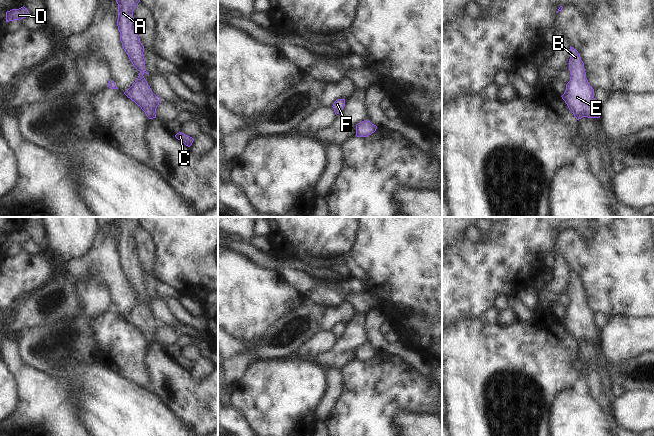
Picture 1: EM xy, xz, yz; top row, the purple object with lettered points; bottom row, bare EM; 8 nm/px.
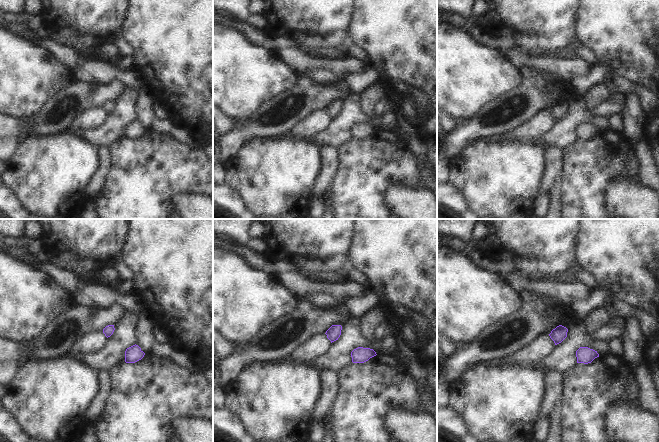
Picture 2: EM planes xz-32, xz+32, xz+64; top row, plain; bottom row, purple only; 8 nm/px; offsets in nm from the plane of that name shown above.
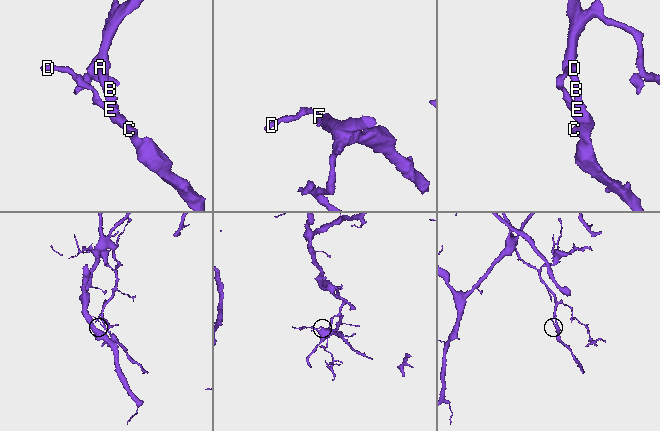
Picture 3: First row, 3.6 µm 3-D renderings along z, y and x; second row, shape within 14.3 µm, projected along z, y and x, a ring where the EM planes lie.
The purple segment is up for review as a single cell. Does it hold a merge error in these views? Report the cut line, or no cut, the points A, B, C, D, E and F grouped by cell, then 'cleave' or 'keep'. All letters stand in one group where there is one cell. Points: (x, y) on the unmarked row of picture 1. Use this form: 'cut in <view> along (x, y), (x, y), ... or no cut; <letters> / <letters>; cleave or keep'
no cut; A B C D E F; keep

